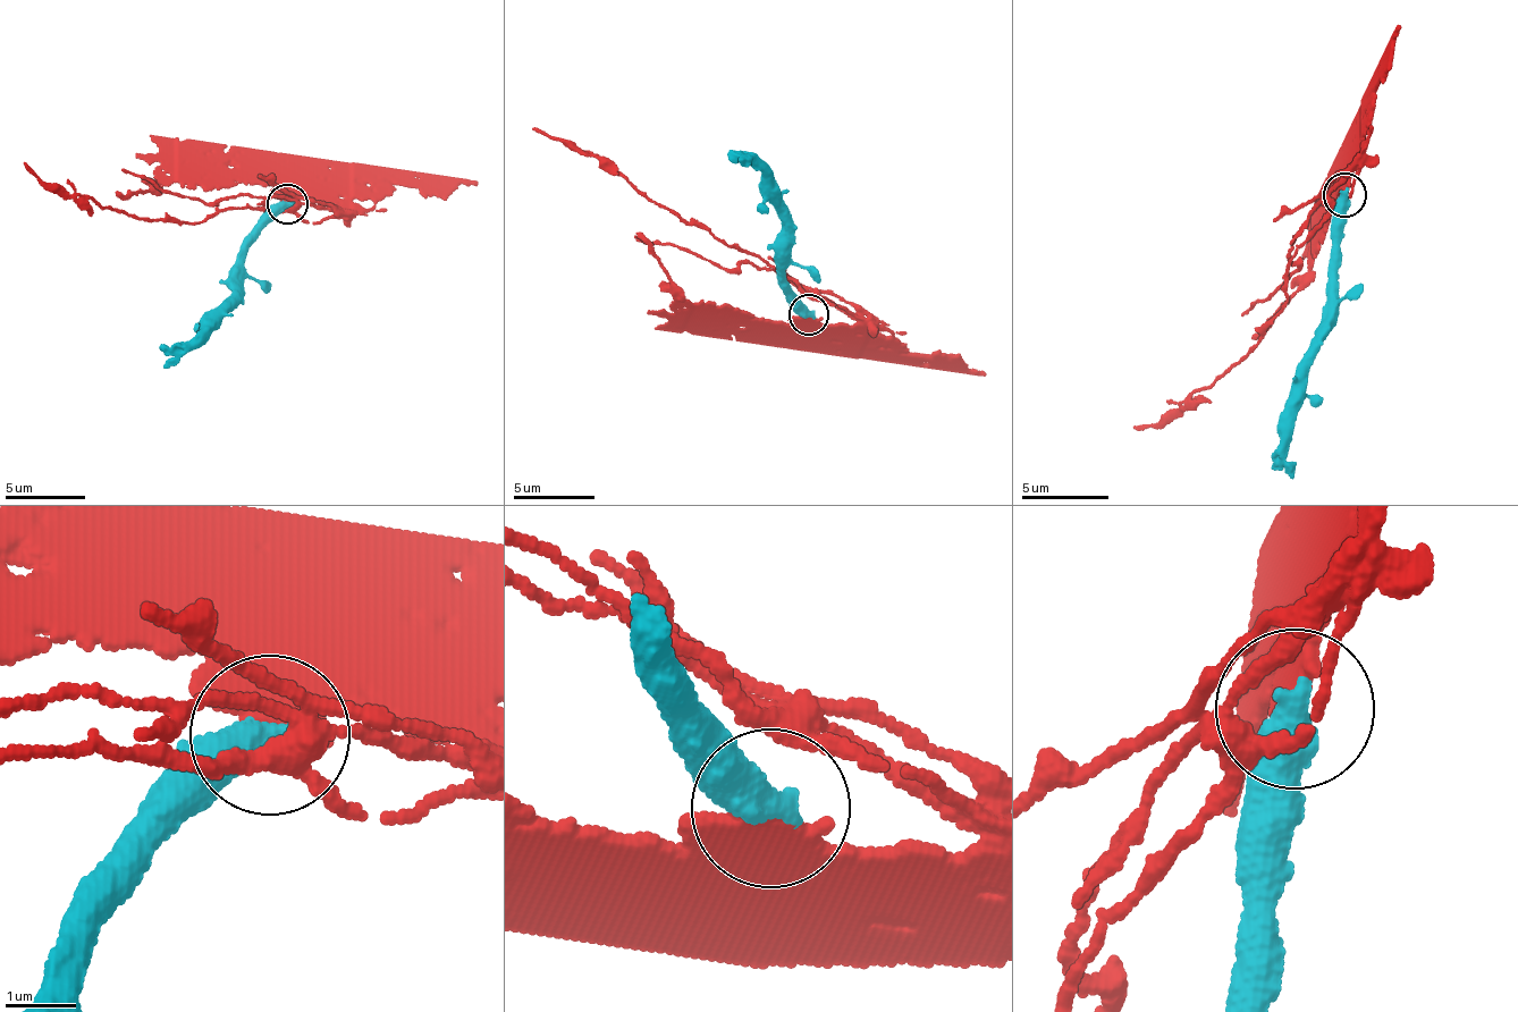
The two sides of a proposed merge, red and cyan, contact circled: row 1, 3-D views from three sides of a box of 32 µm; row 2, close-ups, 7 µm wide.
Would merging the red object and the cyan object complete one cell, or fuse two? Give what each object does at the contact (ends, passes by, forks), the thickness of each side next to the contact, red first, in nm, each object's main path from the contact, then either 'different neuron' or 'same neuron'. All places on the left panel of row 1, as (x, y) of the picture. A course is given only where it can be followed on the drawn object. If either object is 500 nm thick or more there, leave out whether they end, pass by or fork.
550 nm thick on the red side, 550 nm on the other; red runs (288, 201), (304, 196), (335, 208), (246, 207), (199, 221), (131, 217), (40, 183), (24, 162); cyan runs (288, 204), (245, 252), (242, 294), (230, 313), (163, 369); different neuron

